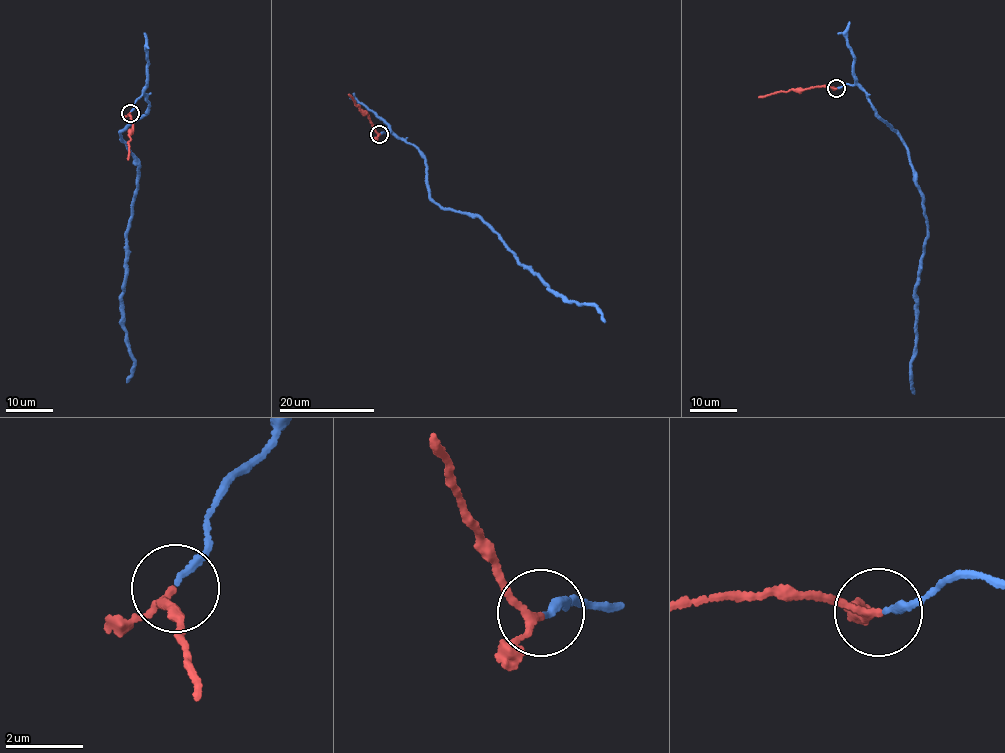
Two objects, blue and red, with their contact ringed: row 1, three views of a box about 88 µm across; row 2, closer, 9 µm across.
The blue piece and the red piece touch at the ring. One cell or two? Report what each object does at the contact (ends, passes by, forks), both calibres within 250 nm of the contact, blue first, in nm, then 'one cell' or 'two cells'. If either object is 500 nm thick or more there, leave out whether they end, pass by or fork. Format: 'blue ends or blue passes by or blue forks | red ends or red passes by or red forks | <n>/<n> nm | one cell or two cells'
blue ends | red passes by | 150/140 nm | one cell

